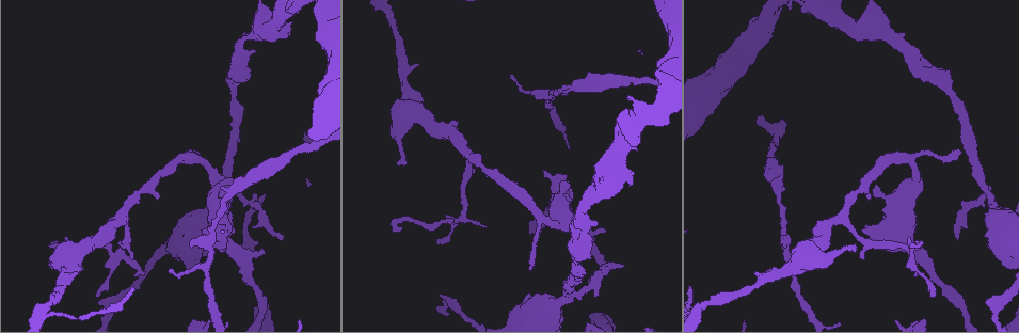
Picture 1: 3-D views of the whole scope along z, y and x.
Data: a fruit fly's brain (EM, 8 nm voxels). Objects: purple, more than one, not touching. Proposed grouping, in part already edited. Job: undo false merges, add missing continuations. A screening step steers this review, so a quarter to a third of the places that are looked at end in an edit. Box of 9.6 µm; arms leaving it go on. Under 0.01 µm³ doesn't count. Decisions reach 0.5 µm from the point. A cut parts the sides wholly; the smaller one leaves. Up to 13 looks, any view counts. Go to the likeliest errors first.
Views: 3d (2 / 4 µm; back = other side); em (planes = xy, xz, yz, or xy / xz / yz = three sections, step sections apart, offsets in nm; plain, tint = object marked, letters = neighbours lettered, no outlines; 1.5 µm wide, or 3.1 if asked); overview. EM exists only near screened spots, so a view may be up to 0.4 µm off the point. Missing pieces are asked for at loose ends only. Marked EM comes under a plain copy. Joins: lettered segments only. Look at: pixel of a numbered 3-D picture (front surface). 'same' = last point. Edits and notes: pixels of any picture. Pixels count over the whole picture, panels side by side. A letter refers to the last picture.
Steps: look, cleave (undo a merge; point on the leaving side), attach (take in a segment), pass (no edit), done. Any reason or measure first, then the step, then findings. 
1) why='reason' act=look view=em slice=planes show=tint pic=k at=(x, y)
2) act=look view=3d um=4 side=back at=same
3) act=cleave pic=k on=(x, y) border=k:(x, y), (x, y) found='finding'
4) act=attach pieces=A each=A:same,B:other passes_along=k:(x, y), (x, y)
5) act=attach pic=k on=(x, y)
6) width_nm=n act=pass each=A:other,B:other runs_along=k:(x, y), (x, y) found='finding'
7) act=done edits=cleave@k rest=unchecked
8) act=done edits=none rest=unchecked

why='an open end' act=look view=3d um=4 pic=1 at=(961, 151)

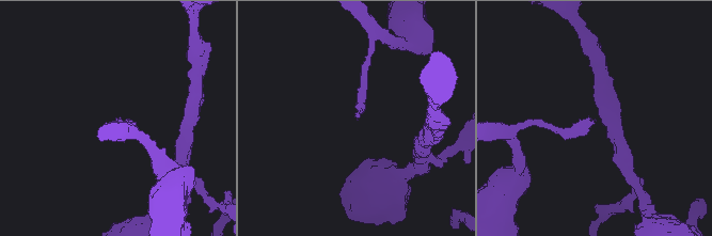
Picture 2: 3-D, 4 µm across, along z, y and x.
why='need the tissue' act=look view=em slice=planes show=letters pic=2 at=(594, 122)

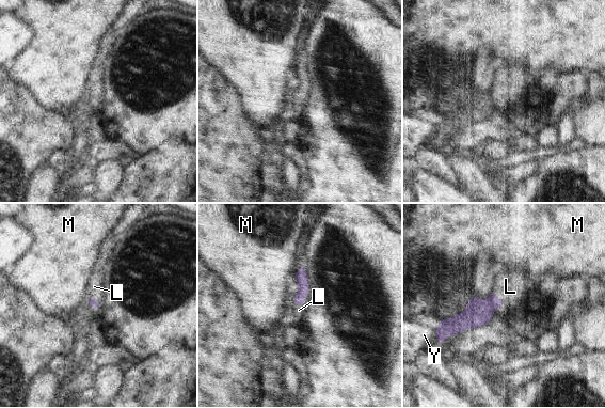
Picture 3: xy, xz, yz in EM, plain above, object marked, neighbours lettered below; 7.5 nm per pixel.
act=attach pieces=L each=L:same,M:other,Y:other passes_along=3:(478, 313), (504, 302), (510, 286) found='the neuron continues'

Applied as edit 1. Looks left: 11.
why='redraw' act=look view=overview

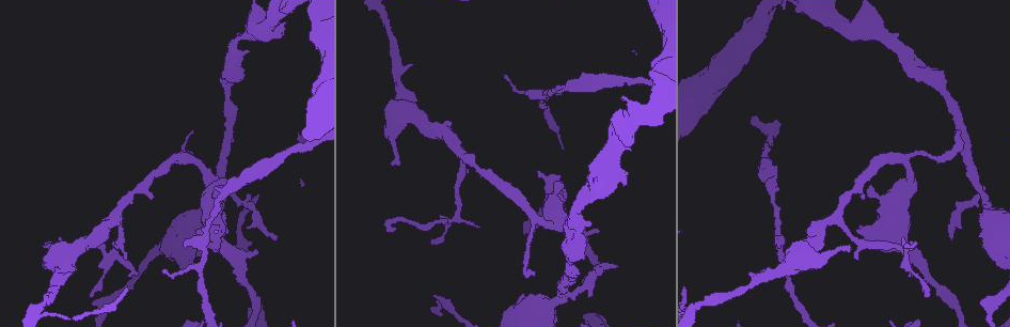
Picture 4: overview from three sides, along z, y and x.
why='free end' act=look view=em slice=planes show=letters pic=4 at=(280, 9)

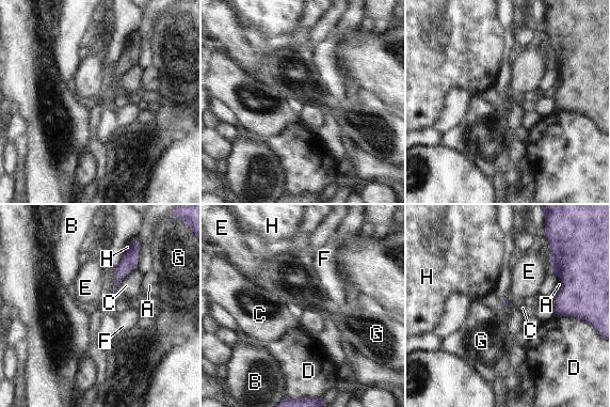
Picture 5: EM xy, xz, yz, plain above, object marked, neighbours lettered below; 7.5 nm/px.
act=pass each=A:other,B:other,C:other,D:other,E:other,F:other,G:other,H:other border=5:(548, 249), (549, 267), (552, 272) found='none of them fits'

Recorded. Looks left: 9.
why='an open end' act=look view=3d um=4 pic=4 at=(276, 237)

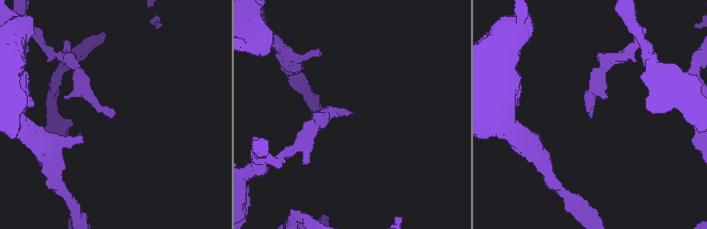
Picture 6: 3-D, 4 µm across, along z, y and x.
act=look view=em slice=yz step=8 show=tint pic=6 at=(591, 113)

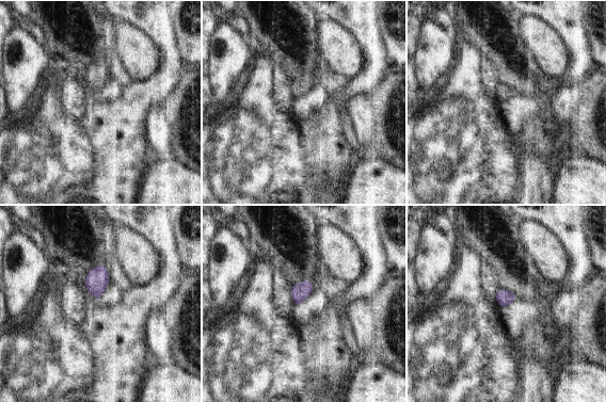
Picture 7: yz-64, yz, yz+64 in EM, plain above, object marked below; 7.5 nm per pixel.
act=look view=em slice=xz step=8 show=letters at=same

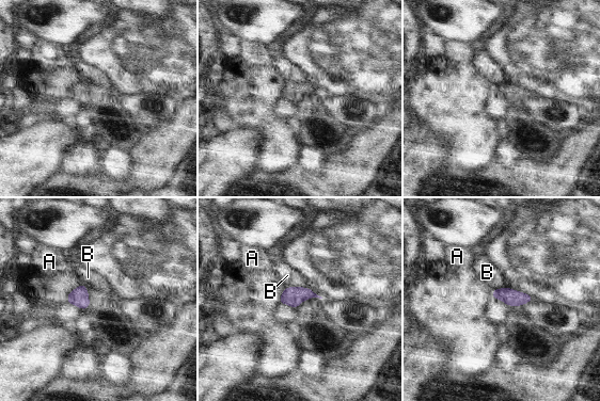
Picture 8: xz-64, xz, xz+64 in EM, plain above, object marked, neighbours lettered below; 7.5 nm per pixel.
act=pass each=A:other,B:other found='no lettered segment goes on from it'

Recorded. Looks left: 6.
why='branch stops here' act=look view=em slice=xy step=8 show=letters pic=4 at=(42, 245)

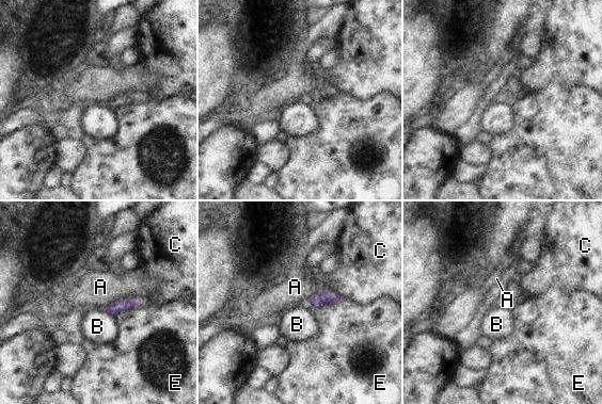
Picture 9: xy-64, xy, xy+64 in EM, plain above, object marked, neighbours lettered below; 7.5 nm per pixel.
act=pass each=A:other,B:other,C:other,E:other border=9:(142, 300), (117, 299), (103, 308) found='none of them fits'

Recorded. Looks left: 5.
act=look view=em slice=xz step=4 show=letters pic=4 at=(430, 238)

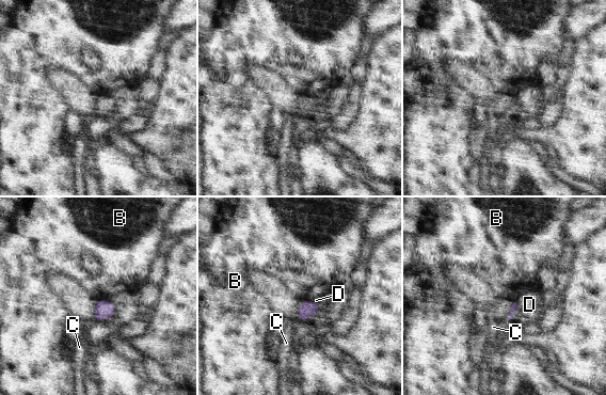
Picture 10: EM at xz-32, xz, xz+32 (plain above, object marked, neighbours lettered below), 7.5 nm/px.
act=look view=em slice=planes show=letters at=same

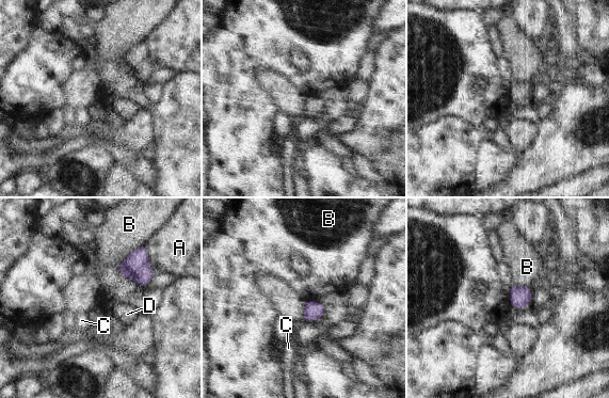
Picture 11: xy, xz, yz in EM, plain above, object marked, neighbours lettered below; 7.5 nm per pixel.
width_nm=130 act=pass each=A:other,B:other,C:other,D:other border=11:(145, 243), (137, 247), (117, 267) found='none of them fits'

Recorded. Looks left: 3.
act=done edits=attach@3 rest=unchecked

